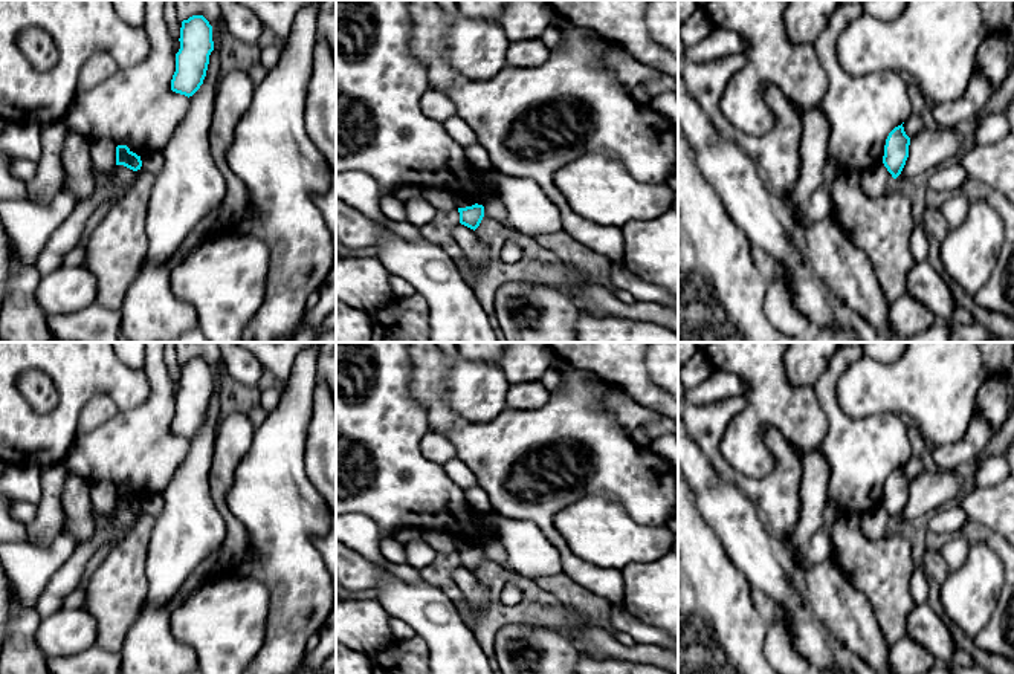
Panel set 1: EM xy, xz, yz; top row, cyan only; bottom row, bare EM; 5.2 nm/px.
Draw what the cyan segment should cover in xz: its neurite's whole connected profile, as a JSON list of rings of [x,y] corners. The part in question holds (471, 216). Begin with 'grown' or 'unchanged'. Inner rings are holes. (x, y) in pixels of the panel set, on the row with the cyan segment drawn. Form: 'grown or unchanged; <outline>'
unchanged; [[[475,203],[472,206],[458,208],[458,212],[460,223],[475,231],[484,217],[484,206]]]

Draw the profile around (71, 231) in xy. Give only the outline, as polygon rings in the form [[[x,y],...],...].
[[[115,165],[113,170],[113,182],[107,186],[96,186],[87,200],[78,202],[72,214],[50,235],[35,263],[35,269],[43,277],[64,267],[67,252],[82,240],[86,223],[93,211],[99,205],[111,200],[118,190],[127,193],[133,185],[136,171],[124,165]]]

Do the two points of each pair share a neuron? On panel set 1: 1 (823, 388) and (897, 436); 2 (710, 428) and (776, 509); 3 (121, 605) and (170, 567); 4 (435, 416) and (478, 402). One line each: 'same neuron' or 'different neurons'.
1: same neuron
2: same neuron
3: different neurons
4: different neurons

